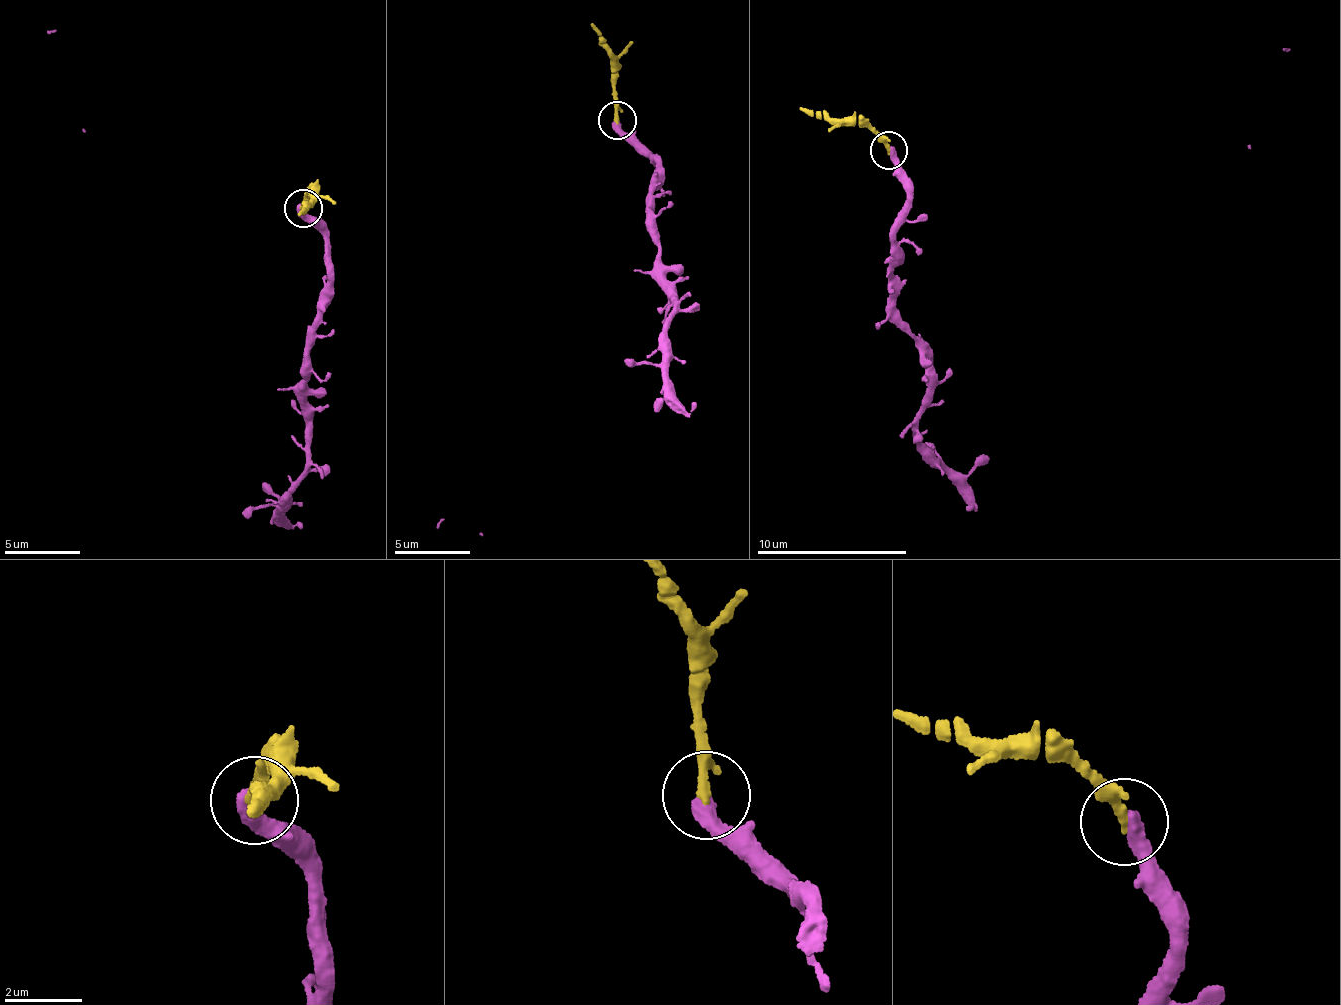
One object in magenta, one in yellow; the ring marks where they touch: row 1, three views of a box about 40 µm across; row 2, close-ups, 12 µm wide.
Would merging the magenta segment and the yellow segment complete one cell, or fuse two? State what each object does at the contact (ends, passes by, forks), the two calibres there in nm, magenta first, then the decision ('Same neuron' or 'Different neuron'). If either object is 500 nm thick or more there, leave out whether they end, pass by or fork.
At the ring magenta ends. At the ring yellow ends. Thickness 480 nm (magenta) against 280 nm. Same neuron

